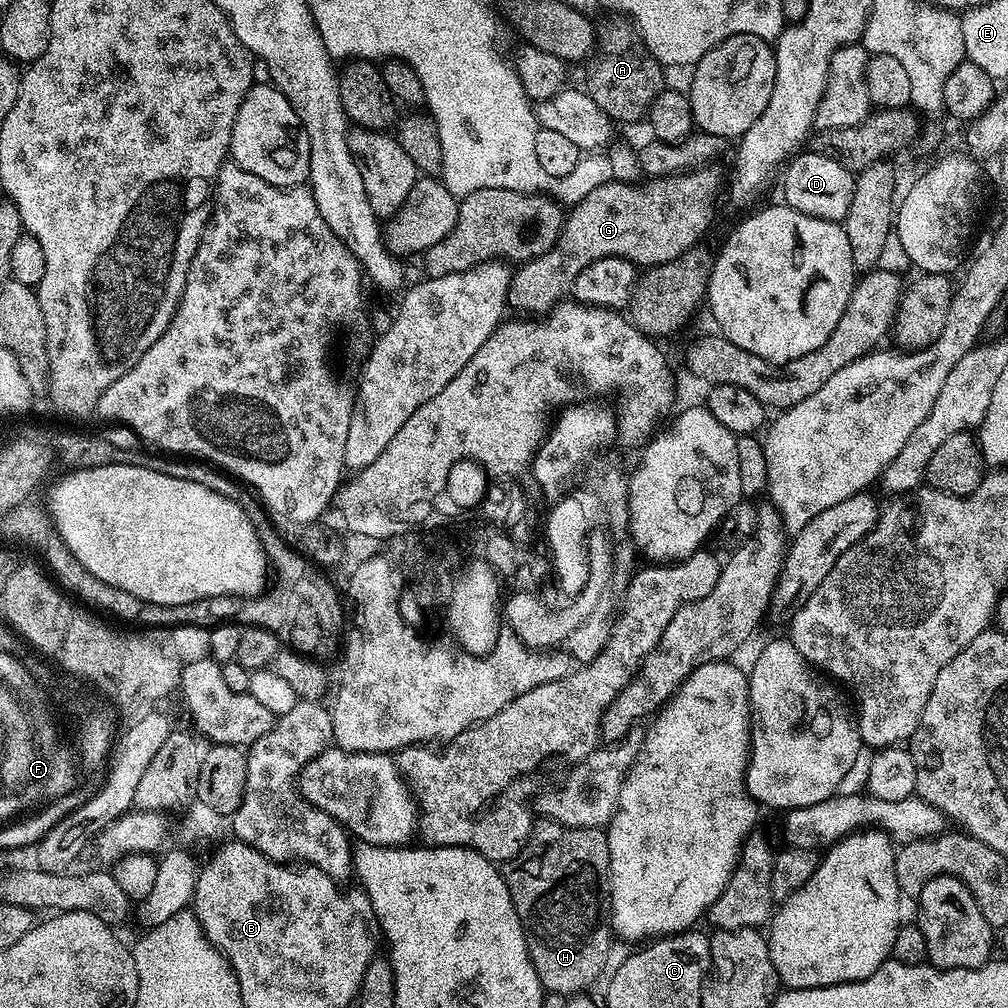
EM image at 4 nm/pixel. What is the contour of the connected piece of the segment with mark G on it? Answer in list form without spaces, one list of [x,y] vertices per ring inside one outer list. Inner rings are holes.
[[[708,164],[697,169],[673,173],[670,176],[654,176],[643,182],[628,183],[613,178],[606,179],[605,184],[592,188],[564,217],[564,225],[560,236],[546,250],[546,254],[525,260],[512,273],[512,285],[508,288],[508,304],[511,307],[526,308],[527,313],[542,314],[553,305],[563,301],[576,285],[578,274],[586,270],[594,262],[602,258],[617,256],[623,260],[631,260],[637,266],[651,266],[670,262],[699,243],[706,230],[716,216],[718,198],[724,184],[724,174],[716,167]]]

